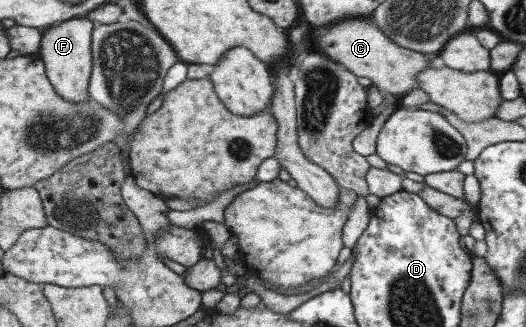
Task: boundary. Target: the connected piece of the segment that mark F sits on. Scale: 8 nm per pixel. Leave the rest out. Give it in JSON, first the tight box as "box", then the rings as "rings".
{"box":[38,16,93,104],"rings":[[[80,16],[51,25],[40,39],[38,53],[44,64],[44,73],[53,89],[63,99],[79,104],[88,99],[88,79],[92,71],[90,35],[93,23]]]}

